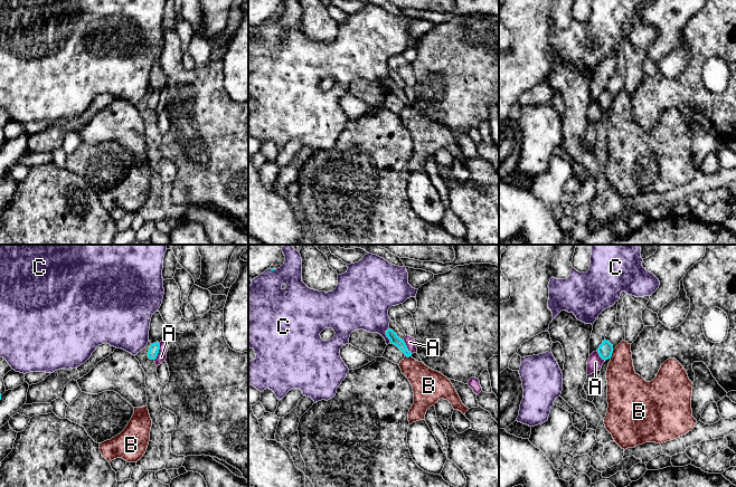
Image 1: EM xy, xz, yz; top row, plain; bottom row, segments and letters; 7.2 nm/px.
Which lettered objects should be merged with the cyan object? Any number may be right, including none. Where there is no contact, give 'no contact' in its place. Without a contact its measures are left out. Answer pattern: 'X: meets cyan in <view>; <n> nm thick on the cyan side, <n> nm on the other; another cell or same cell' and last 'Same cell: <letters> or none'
A: meets cyan in xy; 70 nm thick on the cyan side, 70 nm on the other; another cell
B: meets cyan in yz; 110 nm thick on the cyan side, 240 nm on the other; another cell
C: meets cyan in xz; 70 nm thick on the cyan side, 320 nm on the other; another cell
Same cell: none

